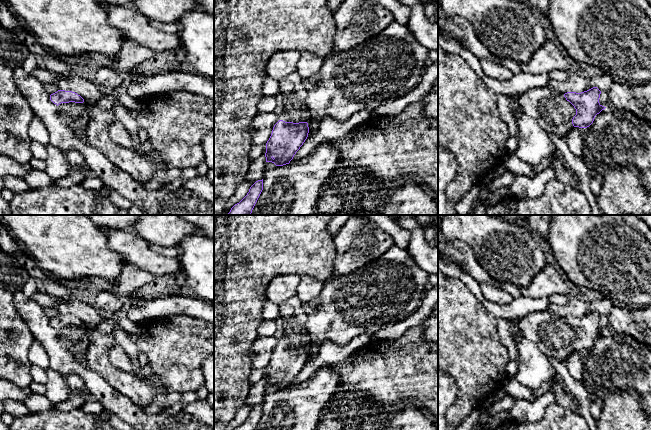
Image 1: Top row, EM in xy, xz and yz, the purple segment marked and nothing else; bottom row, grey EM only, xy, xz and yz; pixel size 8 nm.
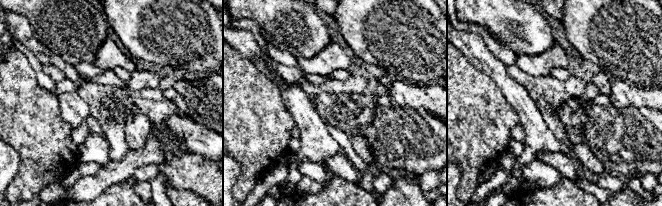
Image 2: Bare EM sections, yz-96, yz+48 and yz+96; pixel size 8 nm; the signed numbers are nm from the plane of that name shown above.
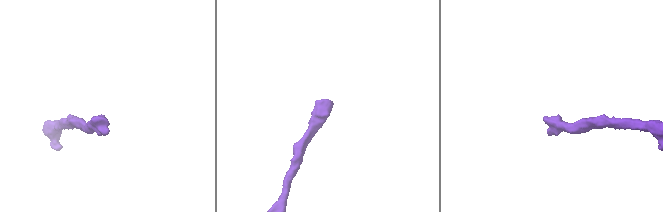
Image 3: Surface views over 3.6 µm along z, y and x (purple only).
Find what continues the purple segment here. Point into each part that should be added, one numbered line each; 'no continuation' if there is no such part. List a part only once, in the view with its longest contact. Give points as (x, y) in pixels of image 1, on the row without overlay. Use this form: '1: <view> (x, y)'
1: yz (552, 336)

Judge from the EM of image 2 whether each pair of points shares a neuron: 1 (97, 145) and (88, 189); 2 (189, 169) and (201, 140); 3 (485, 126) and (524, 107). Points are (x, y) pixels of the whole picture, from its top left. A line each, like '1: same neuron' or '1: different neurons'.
1: different neurons
2: different neurons
3: different neurons

